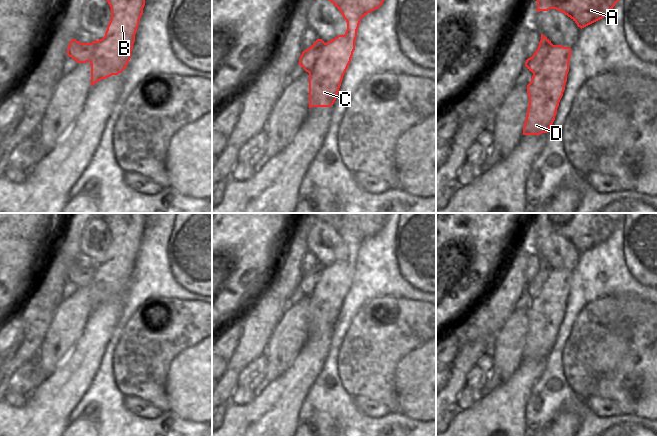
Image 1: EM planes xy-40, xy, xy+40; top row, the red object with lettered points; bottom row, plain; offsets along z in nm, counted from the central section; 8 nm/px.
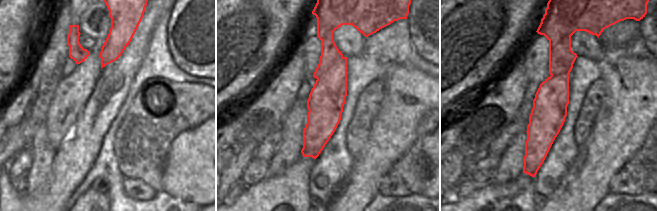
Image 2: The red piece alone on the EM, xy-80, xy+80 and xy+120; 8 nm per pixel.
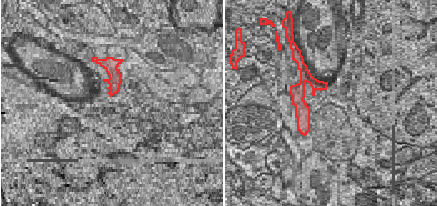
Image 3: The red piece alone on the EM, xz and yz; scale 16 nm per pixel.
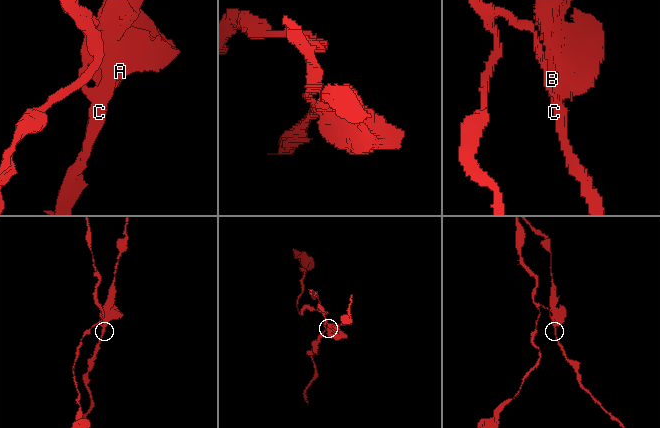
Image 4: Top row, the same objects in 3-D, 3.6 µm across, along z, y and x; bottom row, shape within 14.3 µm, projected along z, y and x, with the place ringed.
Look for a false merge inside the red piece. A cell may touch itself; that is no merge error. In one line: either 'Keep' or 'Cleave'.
Cleave.

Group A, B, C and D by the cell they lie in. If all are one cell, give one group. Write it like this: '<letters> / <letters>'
A / B C D

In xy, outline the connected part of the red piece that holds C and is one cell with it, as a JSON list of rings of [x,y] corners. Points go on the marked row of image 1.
[[[346,19],[347,30],[325,43],[309,73],[309,108],[334,104],[343,76],[355,50],[355,40],[361,19]]]

